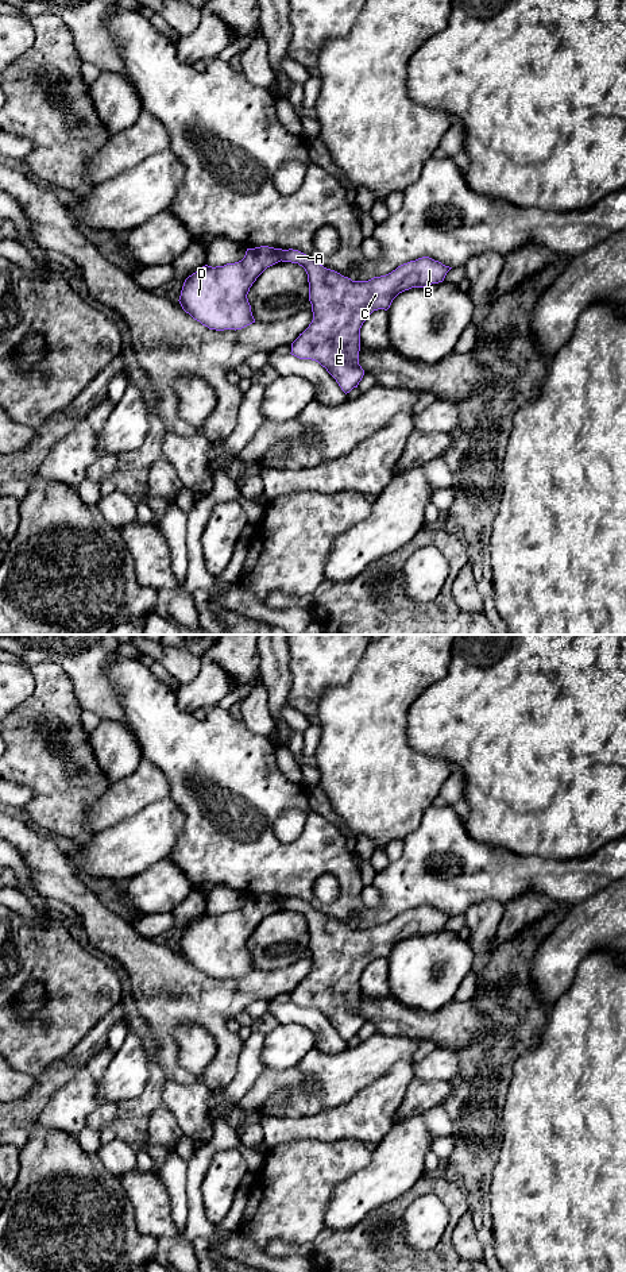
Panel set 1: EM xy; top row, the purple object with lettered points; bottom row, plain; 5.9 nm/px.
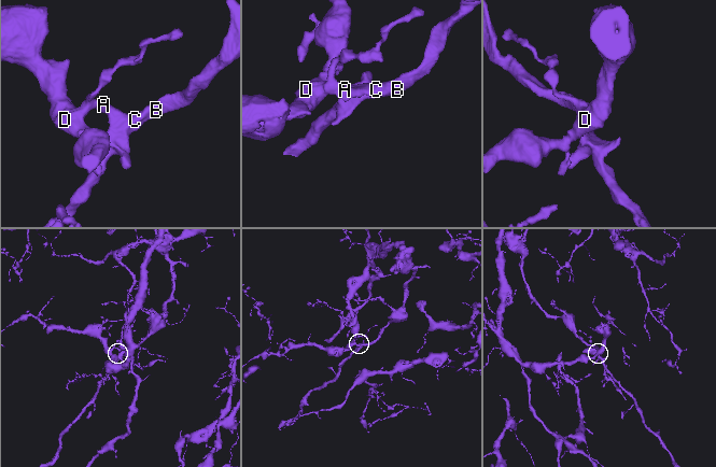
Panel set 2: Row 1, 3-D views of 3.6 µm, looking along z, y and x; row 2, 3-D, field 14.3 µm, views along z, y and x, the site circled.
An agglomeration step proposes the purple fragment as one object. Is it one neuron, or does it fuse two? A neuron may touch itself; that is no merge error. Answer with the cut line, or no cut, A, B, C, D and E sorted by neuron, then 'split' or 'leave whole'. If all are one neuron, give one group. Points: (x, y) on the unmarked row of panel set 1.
cut in xy along (285, 898), (279, 908); A B C E / D; split

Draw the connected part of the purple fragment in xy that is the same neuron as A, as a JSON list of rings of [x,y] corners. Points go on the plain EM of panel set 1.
[[[285,898],[281,909],[298,911],[305,917],[313,960],[312,971],[291,991],[290,1002],[300,1007],[318,1010],[336,1028],[345,1042],[358,1036],[364,1024],[364,1018],[359,1013],[359,999],[360,976],[366,967],[374,959],[387,959],[393,948],[405,938],[443,930],[447,921],[452,917],[429,905],[422,905],[398,914],[386,924],[374,925],[368,929],[352,929],[335,918],[324,916],[312,905],[298,898]]]

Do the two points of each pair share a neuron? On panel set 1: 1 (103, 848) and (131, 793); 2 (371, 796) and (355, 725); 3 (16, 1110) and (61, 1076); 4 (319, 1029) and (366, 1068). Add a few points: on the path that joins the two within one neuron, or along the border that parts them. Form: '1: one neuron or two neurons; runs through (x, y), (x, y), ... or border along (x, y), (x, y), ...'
1: two neurons; border along (145, 808), (96, 833)
2: one neuron; runs through (371, 778), (363, 758), (363, 743)
3: one neuron; runs through (27, 1106), (50, 1083)
4: two neurons; border along (346, 1047), (333, 1053), (315, 1049)

